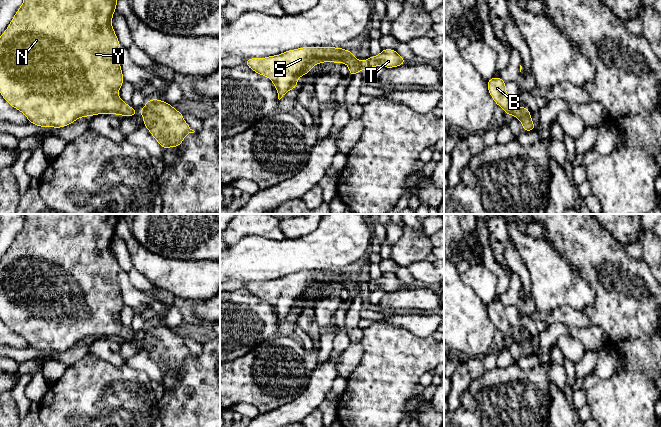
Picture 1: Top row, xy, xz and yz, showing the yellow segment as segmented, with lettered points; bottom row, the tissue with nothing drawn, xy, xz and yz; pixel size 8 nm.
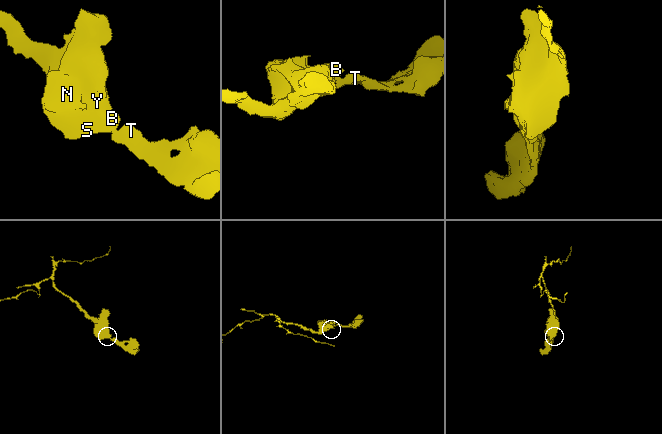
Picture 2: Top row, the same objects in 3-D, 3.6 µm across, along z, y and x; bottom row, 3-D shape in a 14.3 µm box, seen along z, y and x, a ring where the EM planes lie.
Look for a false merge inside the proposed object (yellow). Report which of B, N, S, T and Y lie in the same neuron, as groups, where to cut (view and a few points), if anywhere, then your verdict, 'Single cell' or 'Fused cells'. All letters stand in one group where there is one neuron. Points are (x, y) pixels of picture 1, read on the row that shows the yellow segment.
Groups: B N S T Y. No split. Single cell

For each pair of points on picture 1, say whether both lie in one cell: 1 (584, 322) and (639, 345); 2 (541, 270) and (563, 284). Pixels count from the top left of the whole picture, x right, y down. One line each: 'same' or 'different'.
1: different
2: same

